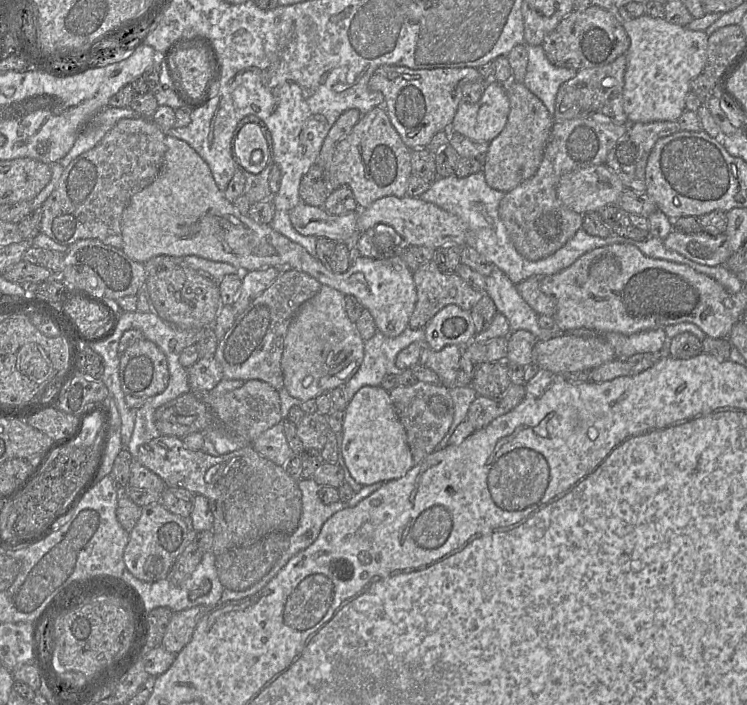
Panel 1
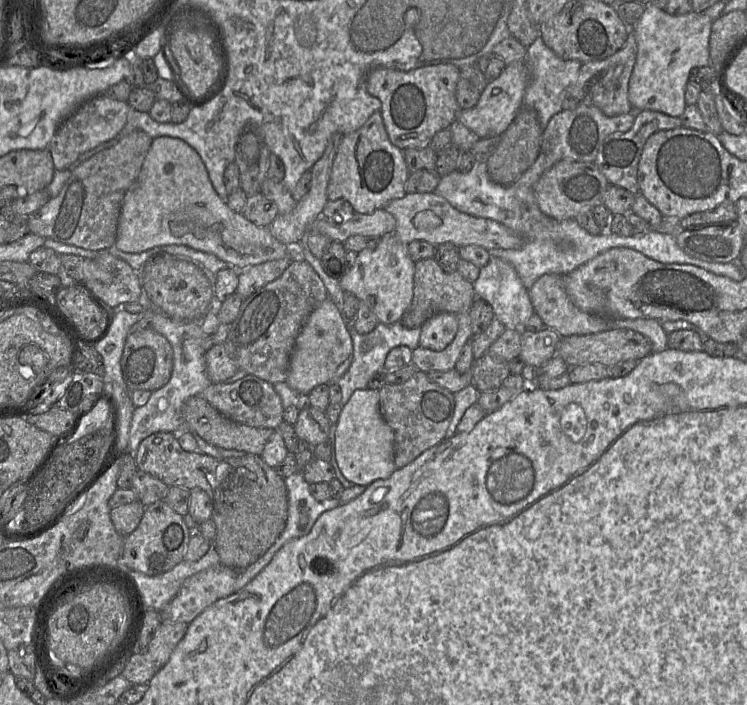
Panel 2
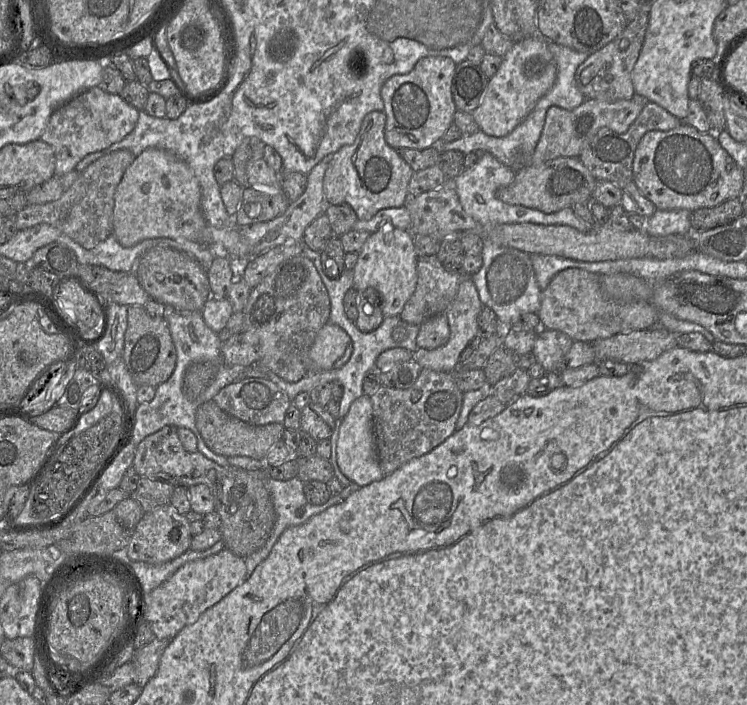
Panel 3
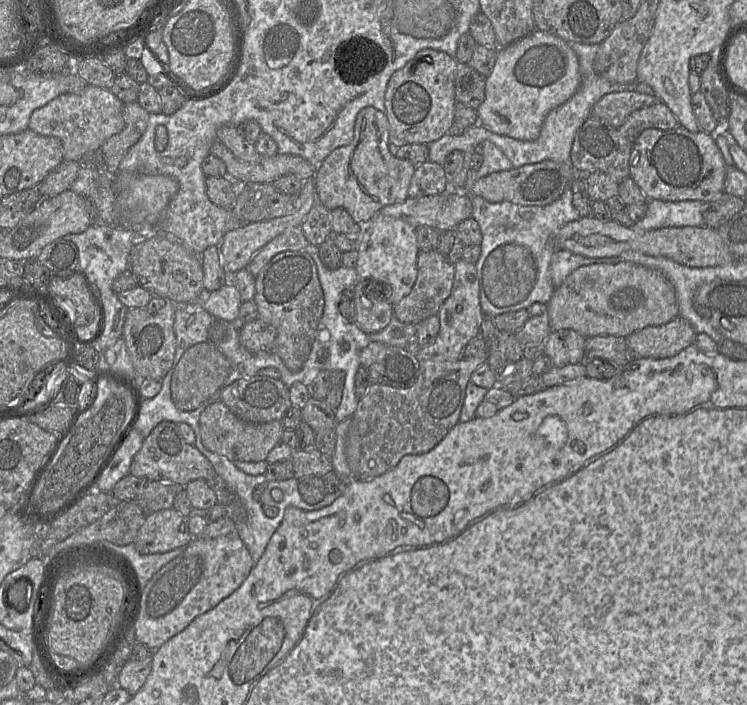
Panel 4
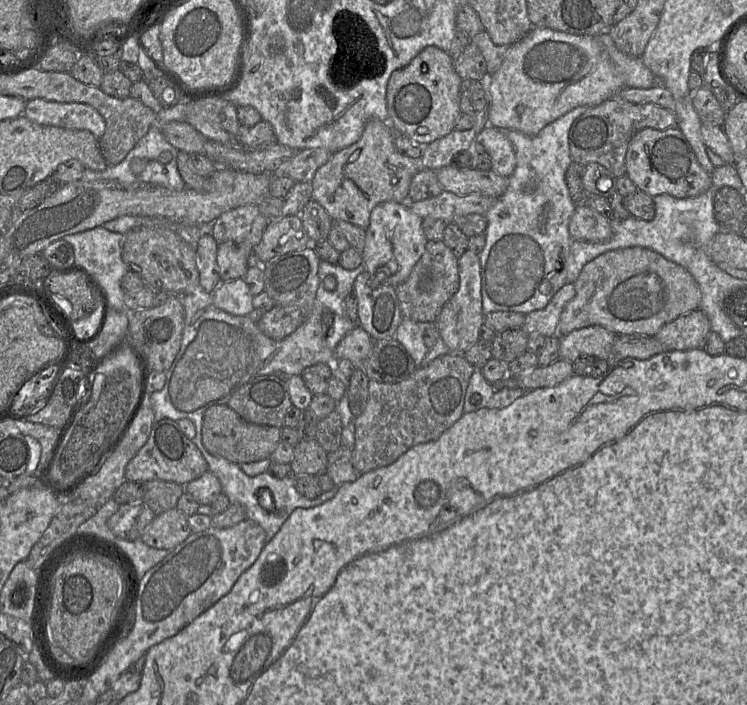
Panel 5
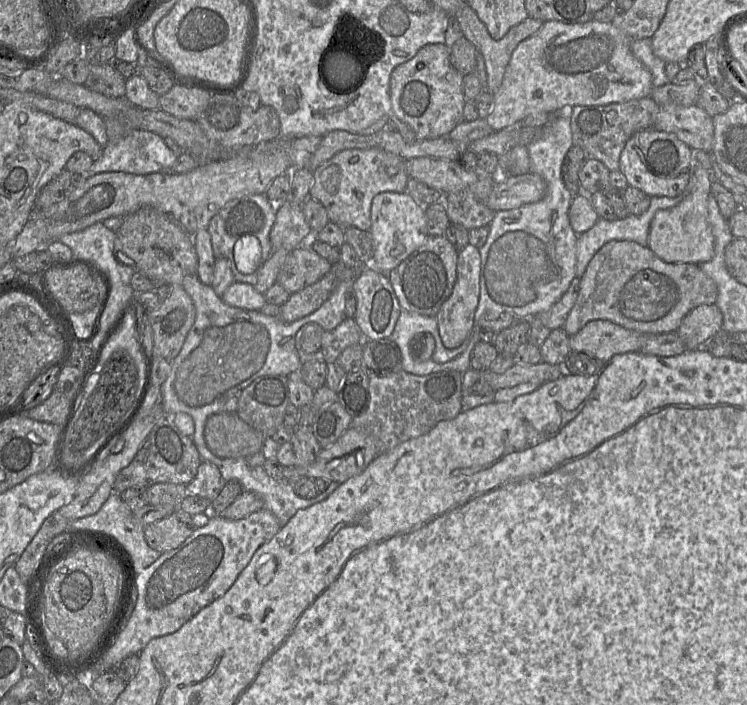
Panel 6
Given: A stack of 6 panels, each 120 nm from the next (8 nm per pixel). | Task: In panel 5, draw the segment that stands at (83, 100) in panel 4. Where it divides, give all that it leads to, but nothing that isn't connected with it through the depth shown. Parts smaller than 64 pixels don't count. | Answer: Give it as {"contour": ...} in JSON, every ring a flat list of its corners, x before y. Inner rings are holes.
{"contour":[[34,98,26,102,23,115,44,126,88,130,97,139,105,132,105,120,102,115,84,103,61,103]]}

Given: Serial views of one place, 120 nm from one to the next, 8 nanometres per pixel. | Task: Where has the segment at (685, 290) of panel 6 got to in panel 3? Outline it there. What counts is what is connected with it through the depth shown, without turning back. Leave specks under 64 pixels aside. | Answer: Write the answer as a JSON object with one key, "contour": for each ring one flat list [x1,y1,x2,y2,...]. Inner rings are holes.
{"contour":[[568,268,557,273,541,292,541,307,537,313,541,327,567,334,574,342,593,343,619,333,644,330,659,324,659,311,650,302,618,302,607,297,600,286,600,275]]}

